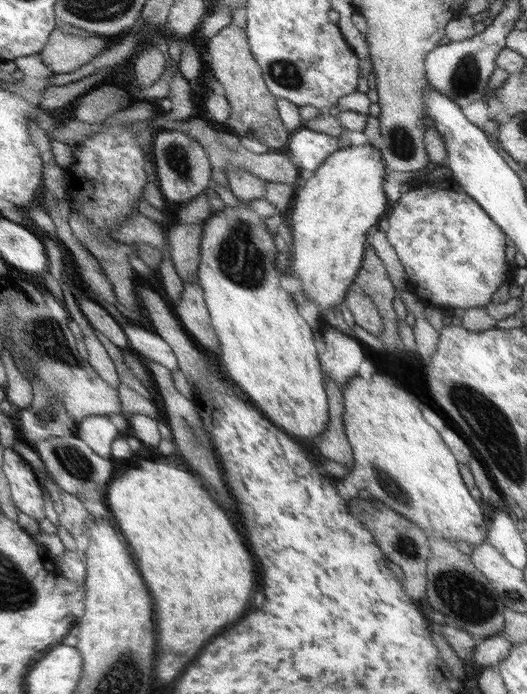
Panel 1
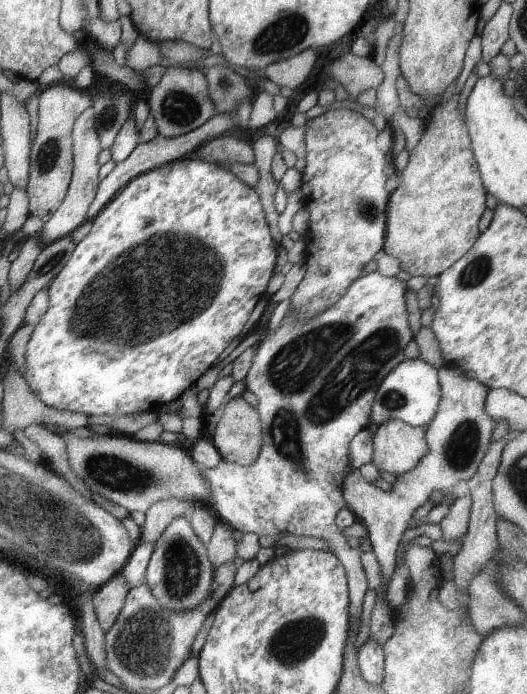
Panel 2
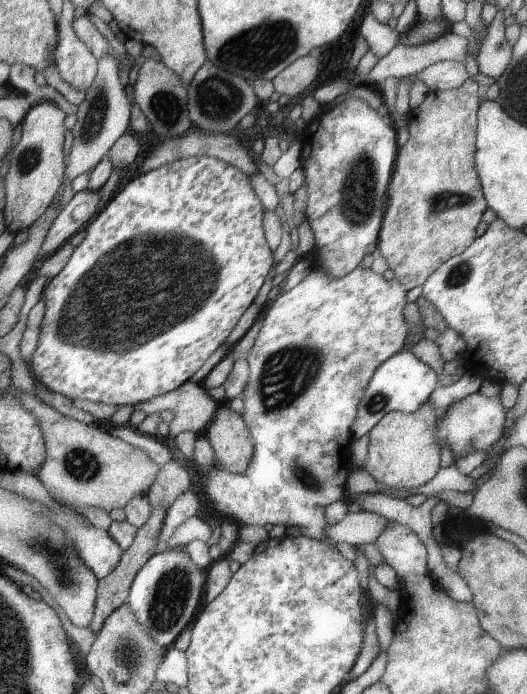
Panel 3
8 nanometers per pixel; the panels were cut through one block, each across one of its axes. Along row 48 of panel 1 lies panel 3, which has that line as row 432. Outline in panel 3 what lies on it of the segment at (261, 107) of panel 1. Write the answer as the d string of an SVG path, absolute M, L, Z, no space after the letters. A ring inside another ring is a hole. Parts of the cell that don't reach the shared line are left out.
M221 402L202 433L215 450L216 466L237 474L247 470L255 442L240 414Z

